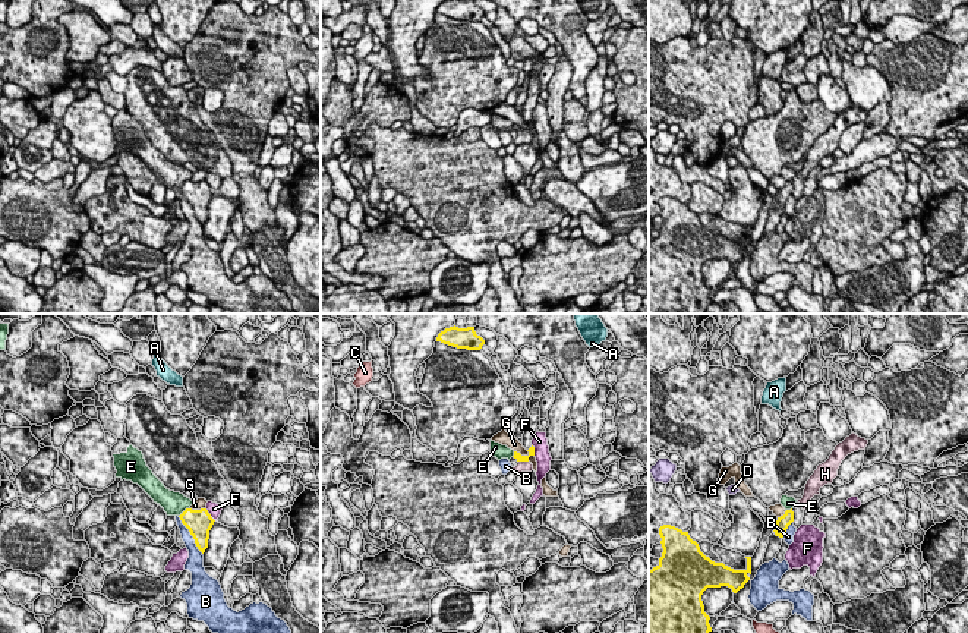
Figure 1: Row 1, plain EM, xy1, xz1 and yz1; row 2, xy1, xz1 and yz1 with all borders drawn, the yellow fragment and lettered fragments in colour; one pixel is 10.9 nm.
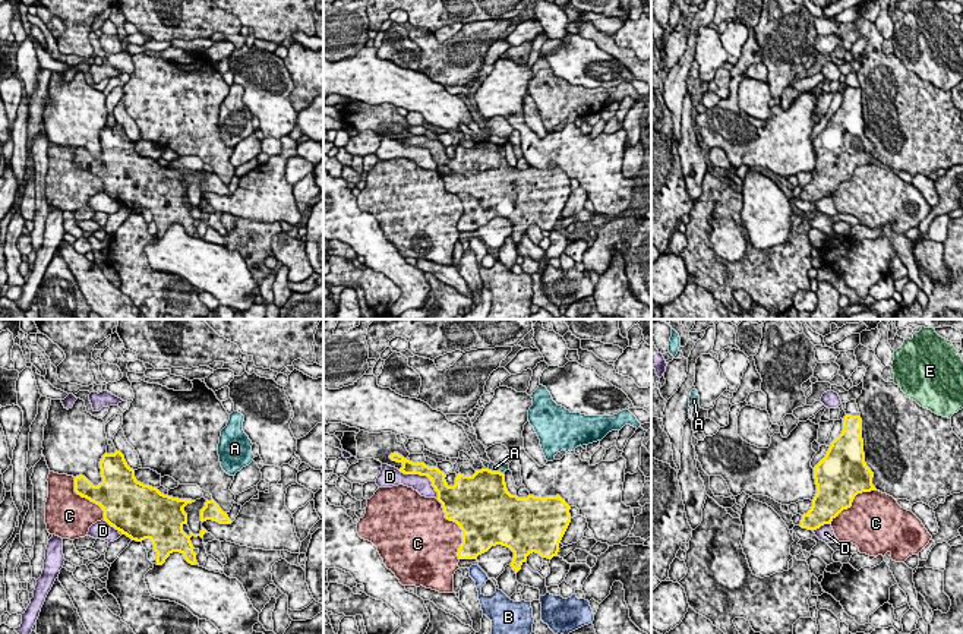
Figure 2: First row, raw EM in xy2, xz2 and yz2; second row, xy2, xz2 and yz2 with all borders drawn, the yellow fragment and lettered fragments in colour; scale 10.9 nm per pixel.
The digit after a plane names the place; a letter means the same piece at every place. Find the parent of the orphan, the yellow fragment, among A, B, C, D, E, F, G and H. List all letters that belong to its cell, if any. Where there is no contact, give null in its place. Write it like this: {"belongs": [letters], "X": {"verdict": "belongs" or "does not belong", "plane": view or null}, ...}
{"belongs": ["H"], "A": {"verdict": "does not belong", "plane": "xz2"}, "B": {"verdict": "does not belong", "plane": "xy1"}, "C": {"verdict": "does not belong", "plane": "xz2"}, "D": {"verdict": "does not belong", "plane": "xz2"}, "E": {"verdict": "does not belong", "plane": "xy1"}, "F": {"verdict": "does not belong", "plane": "xy1"}, "G": {"verdict": "does not belong", "plane": "xz1"}, "H": {"verdict": "belongs", "plane": "xz1"}}

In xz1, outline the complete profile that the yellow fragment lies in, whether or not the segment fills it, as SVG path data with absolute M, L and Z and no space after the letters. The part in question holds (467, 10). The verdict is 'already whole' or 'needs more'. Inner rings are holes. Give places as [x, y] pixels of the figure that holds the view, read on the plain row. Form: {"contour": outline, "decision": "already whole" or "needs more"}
{"contour": "M445 0L438 6L436 13L467 22L480 22L485 16L485 12L476 6L474 0Z", "decision": "already whole"}

